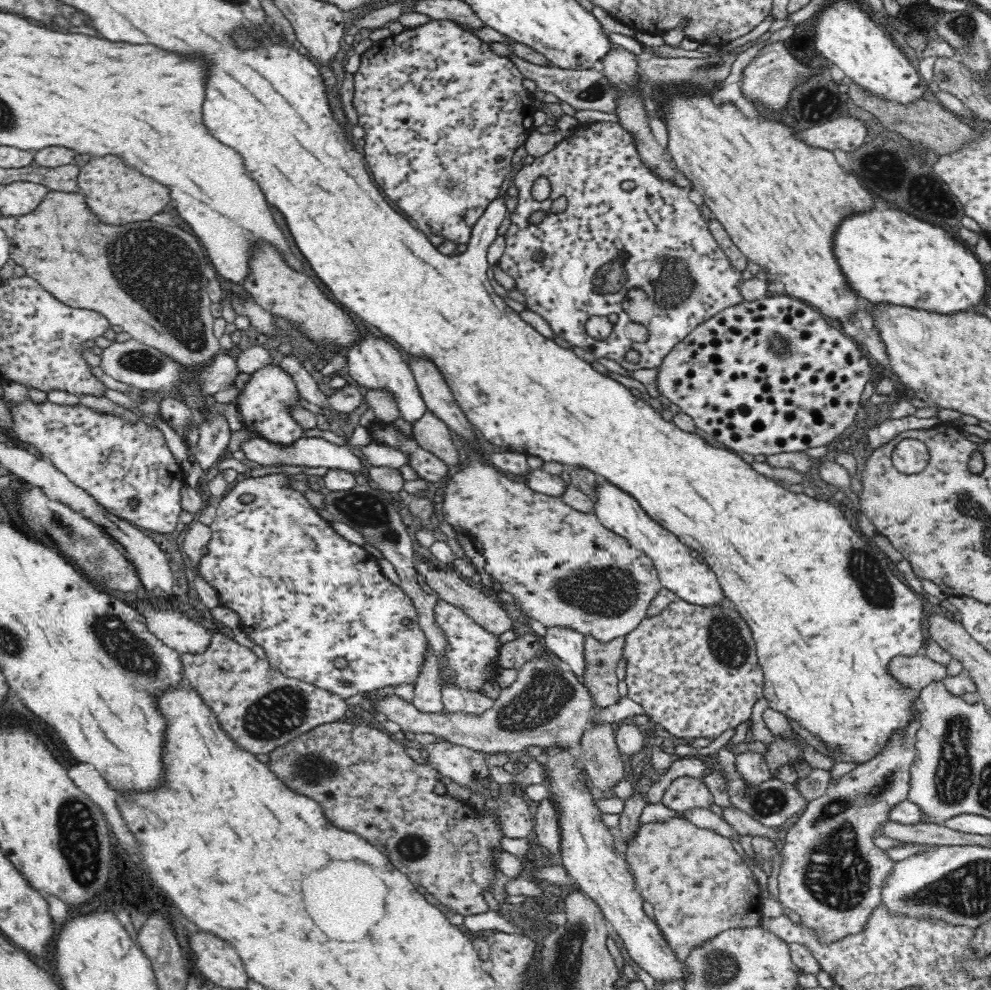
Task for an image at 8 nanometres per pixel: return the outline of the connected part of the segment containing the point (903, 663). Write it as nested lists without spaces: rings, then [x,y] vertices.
[[[922,653],[911,657],[897,656],[890,661],[889,671],[896,680],[916,691],[931,682],[943,682],[949,676],[946,664],[934,662]]]

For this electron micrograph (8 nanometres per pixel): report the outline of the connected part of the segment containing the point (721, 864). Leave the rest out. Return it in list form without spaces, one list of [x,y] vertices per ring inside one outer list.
[[[681,816],[667,821],[641,824],[627,842],[625,859],[635,877],[637,890],[643,900],[654,908],[653,919],[680,961],[688,960],[692,950],[701,947],[729,928],[760,925],[763,916],[763,898],[759,883],[752,870],[738,855],[732,840],[709,828],[700,828]]]

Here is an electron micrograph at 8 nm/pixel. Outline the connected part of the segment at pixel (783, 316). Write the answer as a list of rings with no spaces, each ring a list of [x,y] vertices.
[[[774,295],[754,300],[754,302],[745,301],[742,304],[723,308],[718,314],[710,316],[710,320],[699,324],[663,357],[662,364],[657,366],[655,383],[660,396],[668,398],[670,402],[679,406],[683,413],[691,416],[696,428],[708,432],[718,442],[723,442],[736,453],[764,454],[767,457],[778,453],[800,452],[806,448],[830,444],[834,438],[840,436],[854,423],[854,418],[861,407],[860,396],[862,396],[862,391],[866,388],[868,381],[871,380],[871,376],[870,362],[860,352],[858,344],[854,343],[840,327],[832,324],[818,309],[801,301],[800,298]]]

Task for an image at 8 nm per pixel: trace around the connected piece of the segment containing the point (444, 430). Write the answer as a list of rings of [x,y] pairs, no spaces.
[[[427,410],[420,420],[413,422],[413,436],[420,447],[436,455],[444,463],[452,466],[462,464],[462,458],[452,442],[448,425],[432,412]]]

